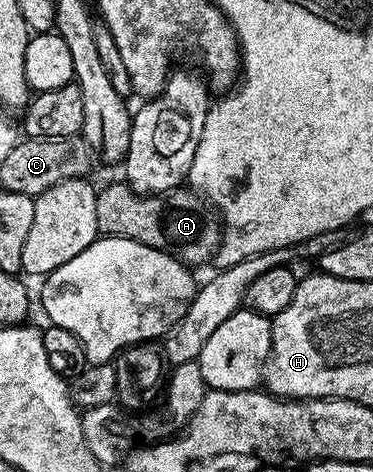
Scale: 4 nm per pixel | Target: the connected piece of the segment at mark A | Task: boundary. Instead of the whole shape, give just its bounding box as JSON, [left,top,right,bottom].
[96,185,223,267]

